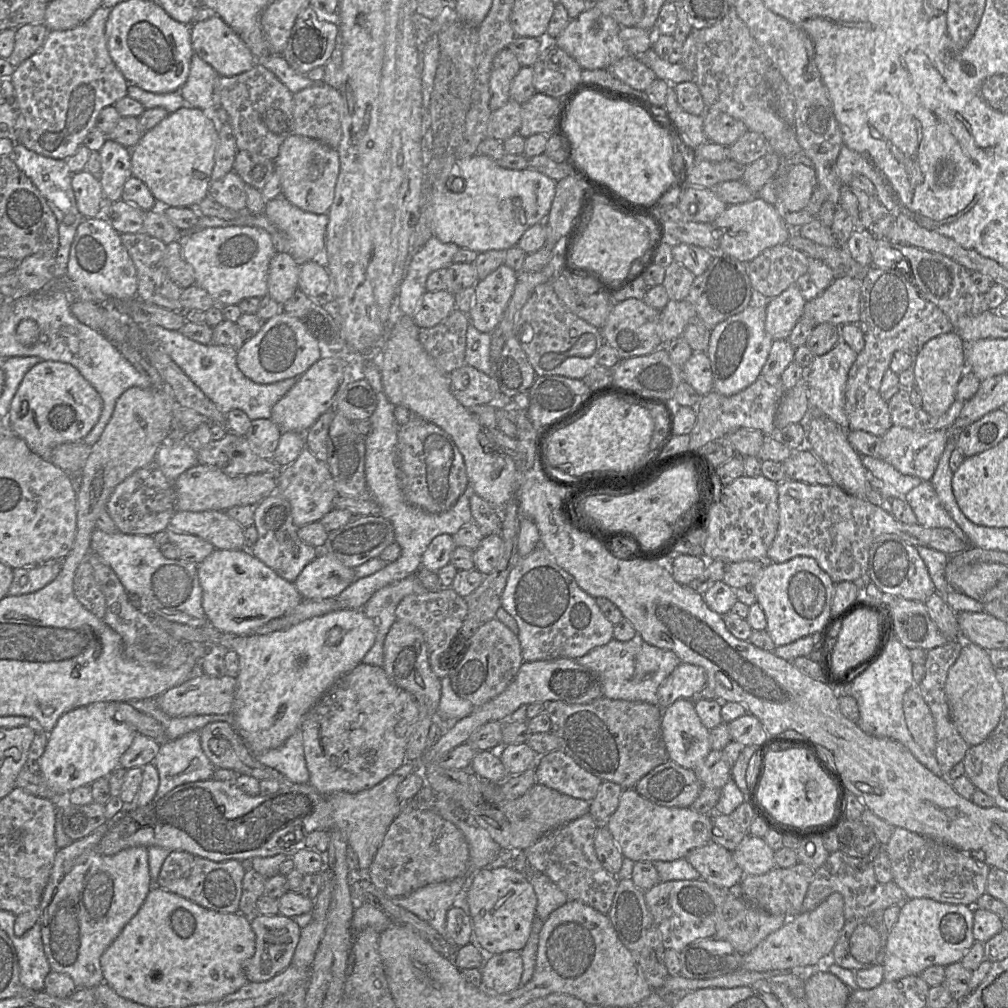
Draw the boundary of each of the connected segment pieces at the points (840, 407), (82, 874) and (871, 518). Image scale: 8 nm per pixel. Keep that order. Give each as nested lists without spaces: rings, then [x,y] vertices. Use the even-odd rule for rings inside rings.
[[[839,340],[829,352],[821,356],[815,356],[811,365],[808,368],[805,368],[806,382],[808,386],[809,413],[811,411],[811,413],[823,414],[847,431],[855,431],[849,429],[849,421],[844,409],[844,394],[848,373],[856,357],[857,353],[852,350],[844,341]]]
[[[113,821],[98,827],[83,839],[58,849],[48,883],[39,905],[37,923],[41,928],[44,952],[51,971],[69,975],[77,988],[92,989],[104,982],[100,958],[138,912],[152,889],[148,848],[131,847],[111,856],[102,855],[98,846]]]
[[[786,479],[784,481],[777,483],[777,492],[778,492],[778,530],[777,530],[775,539],[773,540],[770,547],[768,548],[766,561],[774,562],[774,563],[783,563],[796,556],[812,557],[818,563],[819,567],[830,576],[830,578],[832,579],[834,583],[839,583],[842,581],[850,581],[857,584],[860,588],[860,596],[862,594],[863,587],[865,586],[867,582],[870,581],[868,579],[869,549],[873,541],[880,535],[894,534],[911,545],[932,548],[947,554],[949,557],[964,551],[969,545],[971,545],[969,541],[968,542],[962,541],[950,529],[947,529],[947,528],[924,528],[918,523],[915,525],[910,525],[910,524],[904,524],[902,522],[899,522],[888,511],[887,504],[886,505],[874,504],[868,500],[864,500],[856,496],[850,495],[836,485],[808,484],[801,481]]]

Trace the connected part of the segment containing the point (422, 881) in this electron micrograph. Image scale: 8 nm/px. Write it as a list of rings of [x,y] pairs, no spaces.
[[[404,805],[385,833],[368,870],[368,879],[390,898],[405,897],[426,885],[463,876],[467,872],[468,862],[468,843],[453,823],[445,820],[433,808],[417,809]]]

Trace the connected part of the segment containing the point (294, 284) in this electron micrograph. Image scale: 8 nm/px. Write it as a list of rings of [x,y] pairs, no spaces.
[[[275,253],[269,263],[268,296],[279,304],[289,300],[298,288],[300,263],[288,253]]]

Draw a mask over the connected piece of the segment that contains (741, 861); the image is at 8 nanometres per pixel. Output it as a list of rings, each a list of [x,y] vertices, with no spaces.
[[[746,834],[732,856],[744,875],[762,875],[776,867],[774,853],[763,837]]]

